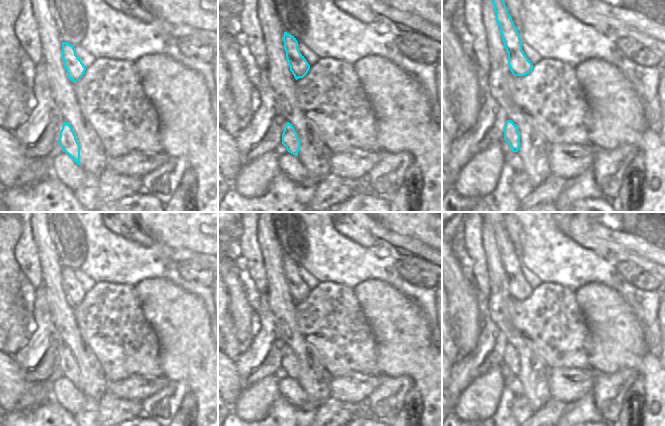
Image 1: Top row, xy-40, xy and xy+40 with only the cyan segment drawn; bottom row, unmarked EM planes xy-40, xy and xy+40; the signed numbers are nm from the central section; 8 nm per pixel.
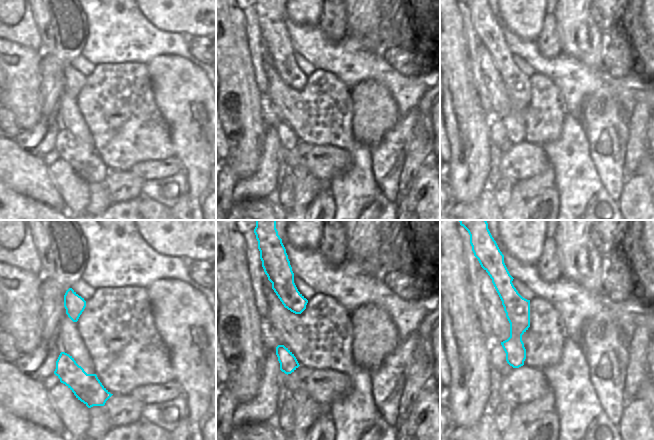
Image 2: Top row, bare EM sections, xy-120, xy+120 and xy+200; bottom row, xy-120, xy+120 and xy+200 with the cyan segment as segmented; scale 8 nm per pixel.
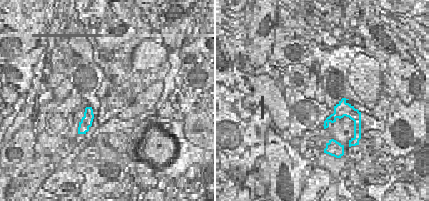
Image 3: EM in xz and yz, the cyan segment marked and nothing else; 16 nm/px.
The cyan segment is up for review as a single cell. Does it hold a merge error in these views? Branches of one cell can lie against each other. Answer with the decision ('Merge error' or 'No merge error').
No merge error

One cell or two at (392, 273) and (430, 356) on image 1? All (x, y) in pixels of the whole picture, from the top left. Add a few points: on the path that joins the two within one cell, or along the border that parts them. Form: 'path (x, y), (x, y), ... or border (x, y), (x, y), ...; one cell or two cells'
border (379, 280), (386, 281), (419, 305); two cells

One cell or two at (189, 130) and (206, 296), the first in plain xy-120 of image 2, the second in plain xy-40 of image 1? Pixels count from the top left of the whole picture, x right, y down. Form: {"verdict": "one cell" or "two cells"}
{"verdict": "two cells"}

